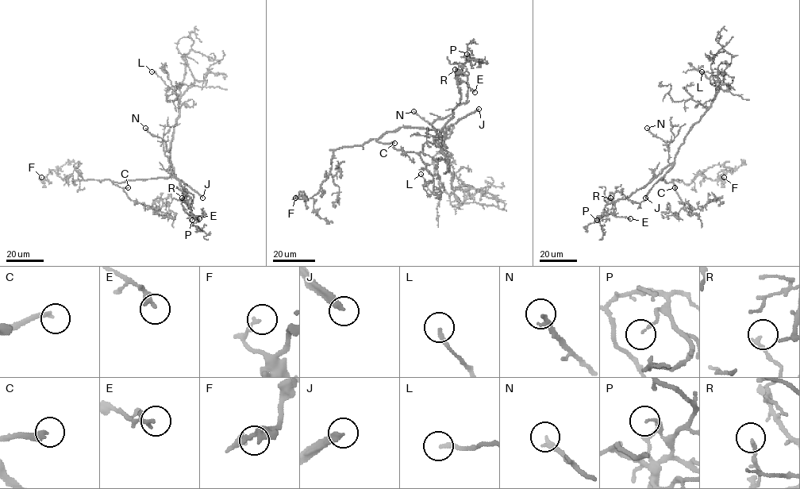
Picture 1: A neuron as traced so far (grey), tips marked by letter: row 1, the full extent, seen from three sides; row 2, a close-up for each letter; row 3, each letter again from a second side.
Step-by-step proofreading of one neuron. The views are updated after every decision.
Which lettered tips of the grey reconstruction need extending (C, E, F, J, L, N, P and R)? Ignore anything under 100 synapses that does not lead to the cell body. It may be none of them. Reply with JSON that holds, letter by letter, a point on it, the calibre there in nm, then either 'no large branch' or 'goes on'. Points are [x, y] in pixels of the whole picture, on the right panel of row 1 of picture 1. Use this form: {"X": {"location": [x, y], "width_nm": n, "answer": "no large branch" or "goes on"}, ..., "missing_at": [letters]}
{"C": {"location": [674, 187], "width_nm": 240, "answer": "goes on"}, "E": {"location": [630, 218], "width_nm": 200, "answer": "no large branch"}, "F": {"location": [724, 177], "width_nm": 180, "answer": "no large branch"}, "J": {"location": [645, 198], "width_nm": 300, "answer": "goes on"}, "L": {"location": [701, 71], "width_nm": 200, "answer": "no large branch"}, "N": {"location": [647, 128], "width_nm": 220, "answer": "no large branch"}, "P": {"location": [597, 220], "width_nm": 110, "answer": "no large branch"}, "R": {"location": [610, 198], "width_nm": 180, "answer": "no large branch"}, "missing_at": ["C", "J"]}

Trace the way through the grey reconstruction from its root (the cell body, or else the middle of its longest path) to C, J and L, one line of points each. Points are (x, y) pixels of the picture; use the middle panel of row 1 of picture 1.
C: (444, 136), (440, 130), (401, 126), (384, 133), (376, 140), (385, 144), (394, 143)
J: (444, 136), (451, 125), (478, 109)
L: (444, 136), (442, 151), (451, 175), (452, 193), (432, 194), (421, 174)

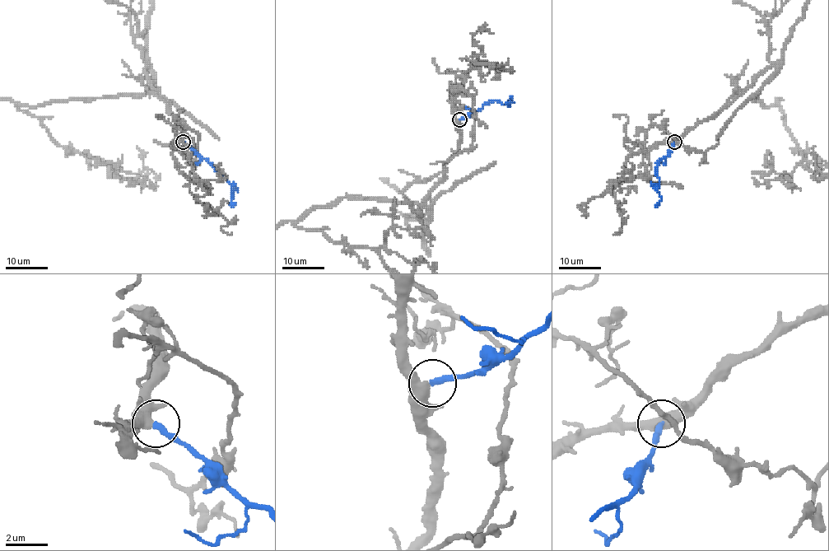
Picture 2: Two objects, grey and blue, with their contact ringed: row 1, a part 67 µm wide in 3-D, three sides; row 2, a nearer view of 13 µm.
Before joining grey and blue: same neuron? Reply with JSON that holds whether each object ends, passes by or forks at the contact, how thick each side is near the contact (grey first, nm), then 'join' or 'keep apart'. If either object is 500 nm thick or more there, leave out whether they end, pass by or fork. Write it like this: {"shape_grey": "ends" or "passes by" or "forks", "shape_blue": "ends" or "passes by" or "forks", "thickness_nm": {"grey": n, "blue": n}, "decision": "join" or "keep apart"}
{"shape_grey": "passes by", "shape_blue": "ends", "thickness_nm": {"grey": 460, "blue": 280}, "decision": "join"}

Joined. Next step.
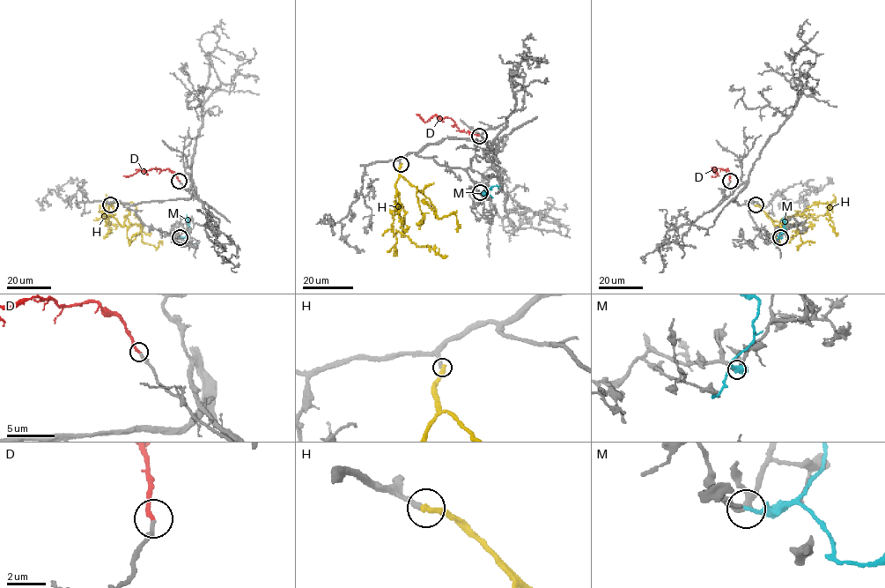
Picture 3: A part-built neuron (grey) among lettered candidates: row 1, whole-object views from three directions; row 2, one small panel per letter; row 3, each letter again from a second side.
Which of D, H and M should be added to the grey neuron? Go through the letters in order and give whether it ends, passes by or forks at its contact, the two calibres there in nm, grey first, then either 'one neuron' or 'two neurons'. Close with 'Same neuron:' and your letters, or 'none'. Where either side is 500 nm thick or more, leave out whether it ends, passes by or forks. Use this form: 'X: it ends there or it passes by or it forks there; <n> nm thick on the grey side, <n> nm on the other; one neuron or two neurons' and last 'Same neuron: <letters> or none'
D: it ends there; 220 nm thick on the grey side, 220 nm on the other; one neuron
H: it ends there; 280 nm thick on the grey side, 380 nm on the other; two neurons
M: it ends there; 260 nm thick on the grey side, 200 nm on the other; two neurons
Same neuron: D

